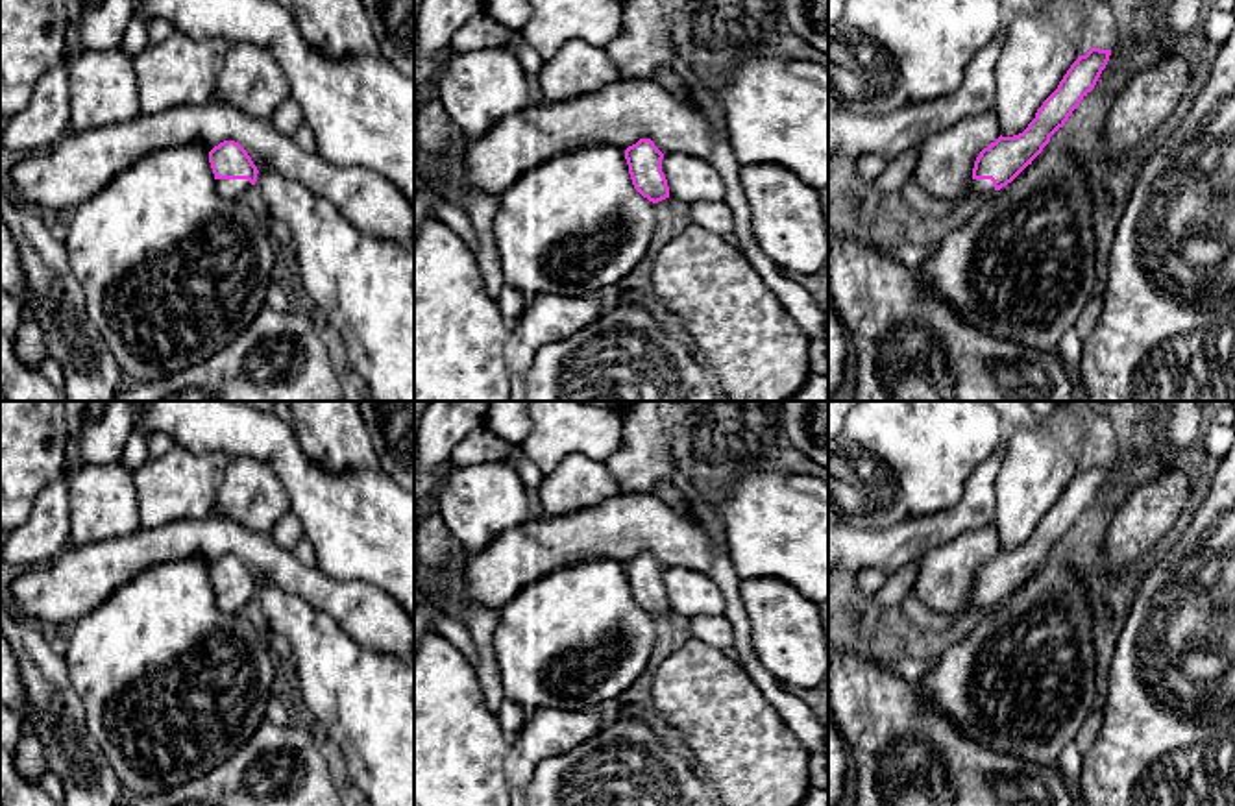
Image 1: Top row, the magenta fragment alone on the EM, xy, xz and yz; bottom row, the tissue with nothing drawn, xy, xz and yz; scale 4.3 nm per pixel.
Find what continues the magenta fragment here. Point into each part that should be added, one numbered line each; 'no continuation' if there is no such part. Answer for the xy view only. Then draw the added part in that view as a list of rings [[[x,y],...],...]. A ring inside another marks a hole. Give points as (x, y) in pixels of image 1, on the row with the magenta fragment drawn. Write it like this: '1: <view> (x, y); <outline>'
1: xy (230, 189); [[[216,179],[216,190],[224,198],[240,198],[253,192],[253,185],[248,179]]]

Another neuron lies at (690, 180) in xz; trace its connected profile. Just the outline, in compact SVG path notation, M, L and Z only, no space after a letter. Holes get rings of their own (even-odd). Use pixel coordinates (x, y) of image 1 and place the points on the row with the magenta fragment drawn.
M667 153L662 159L669 196L688 205L697 202L723 202L725 185L708 159L686 153Z

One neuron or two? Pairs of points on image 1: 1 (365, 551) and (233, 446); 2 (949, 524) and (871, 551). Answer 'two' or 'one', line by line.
1: one
2: one

